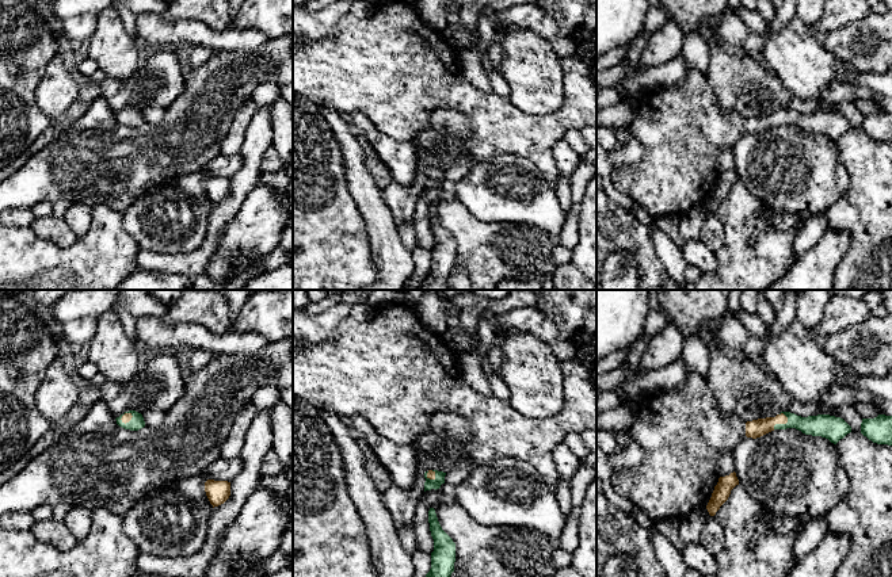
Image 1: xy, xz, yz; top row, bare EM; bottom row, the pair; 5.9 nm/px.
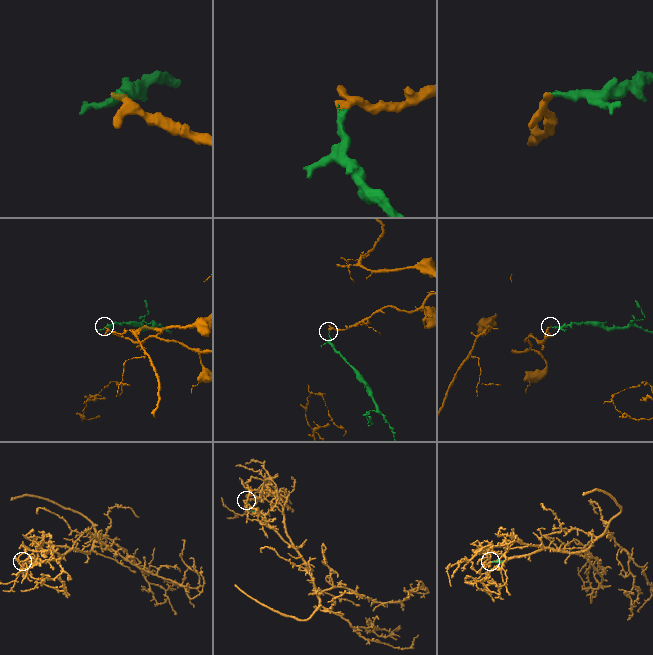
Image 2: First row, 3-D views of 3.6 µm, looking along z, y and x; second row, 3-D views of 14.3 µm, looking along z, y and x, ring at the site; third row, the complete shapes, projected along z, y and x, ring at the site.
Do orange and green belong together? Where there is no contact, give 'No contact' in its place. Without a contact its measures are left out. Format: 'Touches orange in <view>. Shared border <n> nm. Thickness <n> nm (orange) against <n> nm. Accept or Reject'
Touches orange in yz. Shared border 120 nm. Thickness 110 nm (orange) against 140 nm. Accept

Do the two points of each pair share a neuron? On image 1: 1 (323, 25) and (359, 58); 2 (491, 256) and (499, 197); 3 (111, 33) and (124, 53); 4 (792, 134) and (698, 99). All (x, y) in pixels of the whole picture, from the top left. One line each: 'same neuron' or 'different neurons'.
1: different neurons
2: different neurons
3: same neuron
4: different neurons

